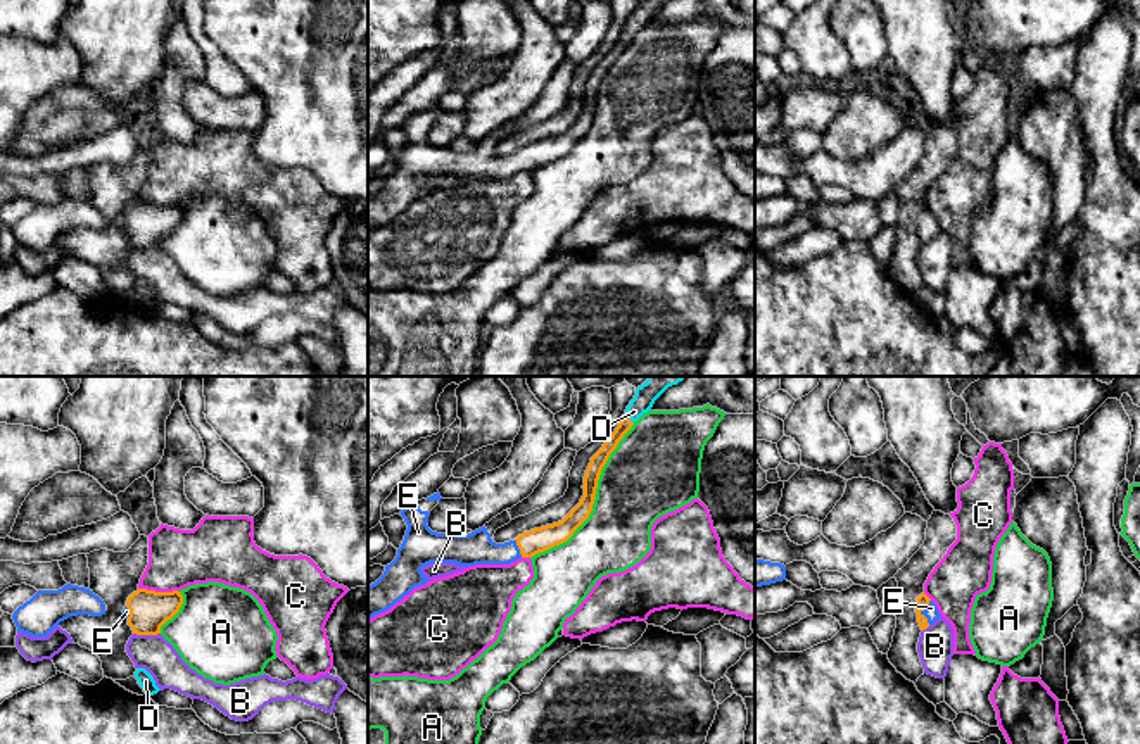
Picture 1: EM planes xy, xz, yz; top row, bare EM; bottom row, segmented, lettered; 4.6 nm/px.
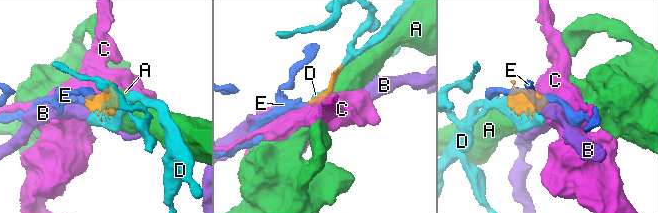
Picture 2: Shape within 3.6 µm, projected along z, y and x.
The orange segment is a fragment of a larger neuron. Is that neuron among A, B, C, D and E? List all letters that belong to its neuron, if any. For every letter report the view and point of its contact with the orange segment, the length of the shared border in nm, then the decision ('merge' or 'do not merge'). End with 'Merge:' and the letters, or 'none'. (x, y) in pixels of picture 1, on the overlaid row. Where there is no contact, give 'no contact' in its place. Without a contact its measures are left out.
A: xz (595, 498) | 800 nm | do not merge
B: xy (147, 634) | 130 nm | do not merge
C: xy (158, 592) | 180 nm | do not merge
D: xz (629, 420) | 60 nm | merge
E: yz (923, 610) | 120 nm | merge
Merge: D, E

